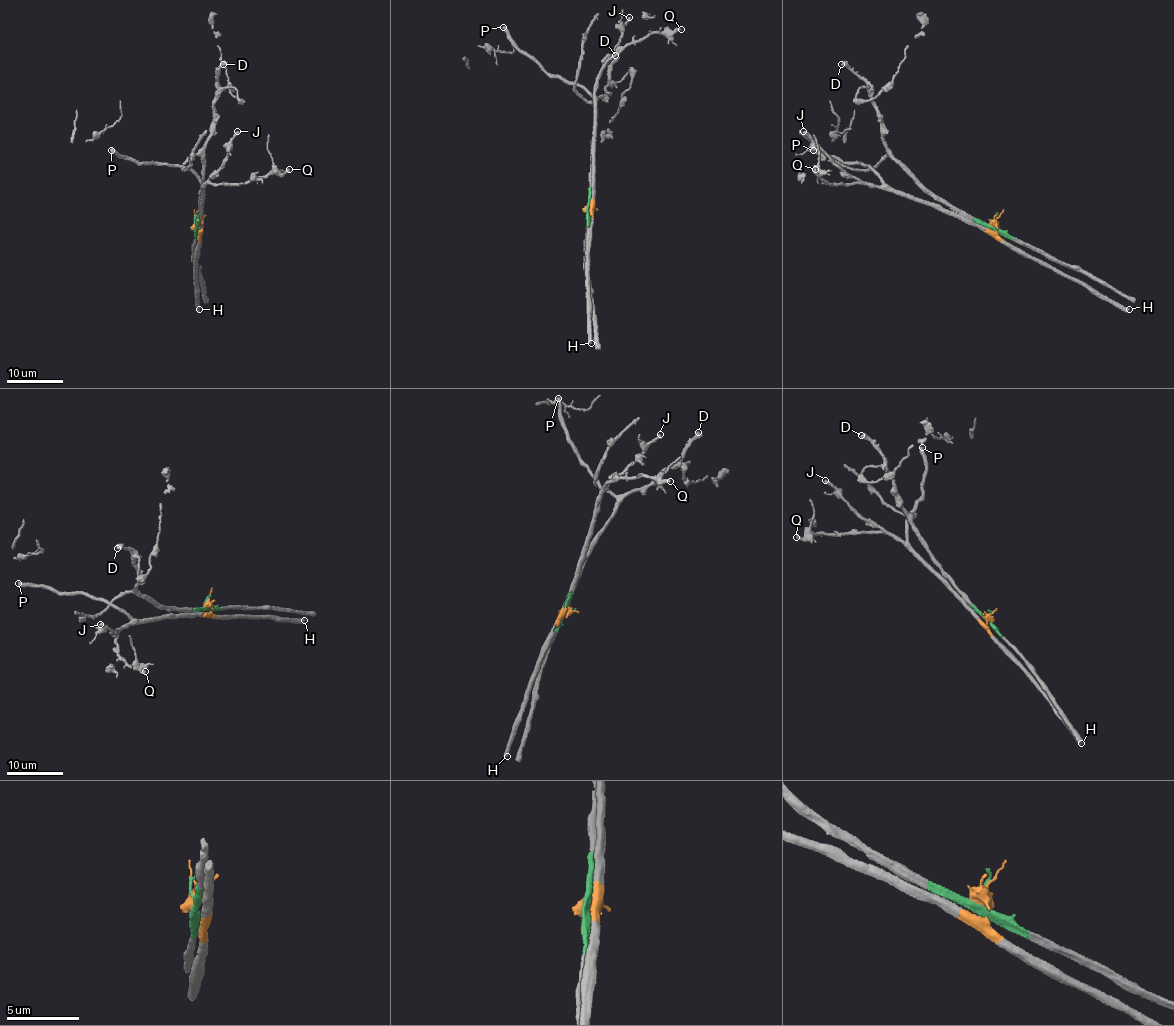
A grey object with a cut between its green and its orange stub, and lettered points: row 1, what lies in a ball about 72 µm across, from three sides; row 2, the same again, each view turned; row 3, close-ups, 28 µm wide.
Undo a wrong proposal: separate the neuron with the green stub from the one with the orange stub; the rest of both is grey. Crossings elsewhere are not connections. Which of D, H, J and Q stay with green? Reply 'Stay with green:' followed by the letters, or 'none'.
Stay with green: D

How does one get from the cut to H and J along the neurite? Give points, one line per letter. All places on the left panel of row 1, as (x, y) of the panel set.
H: (196, 226), (201, 228), (197, 256), (198, 309)
J: (196, 226), (201, 229), (203, 190), (221, 166), (236, 131)

